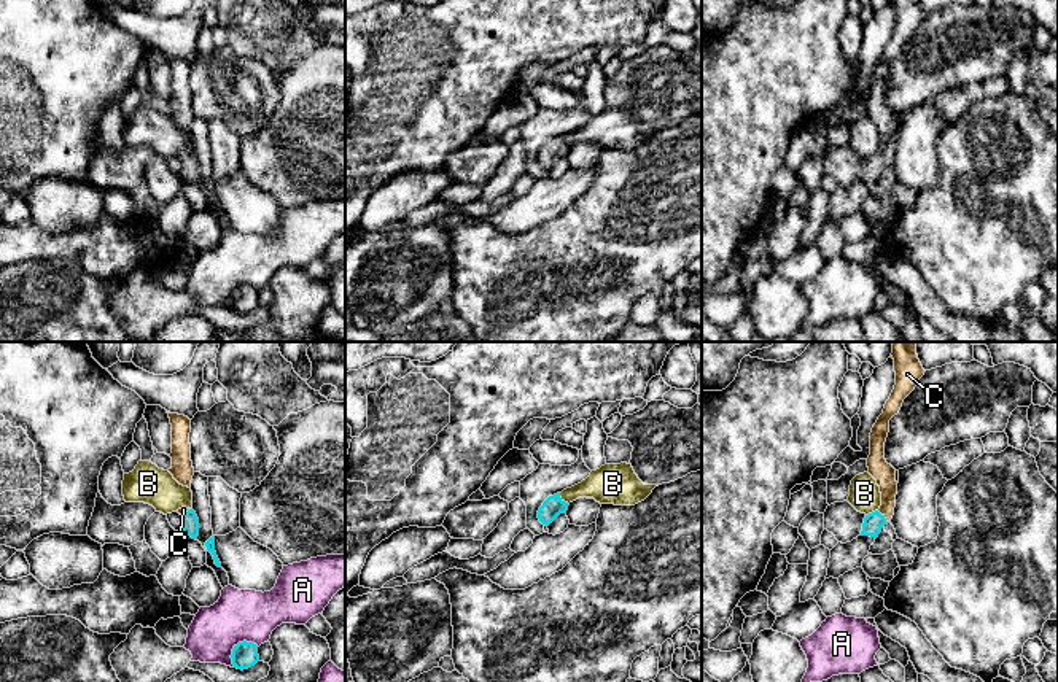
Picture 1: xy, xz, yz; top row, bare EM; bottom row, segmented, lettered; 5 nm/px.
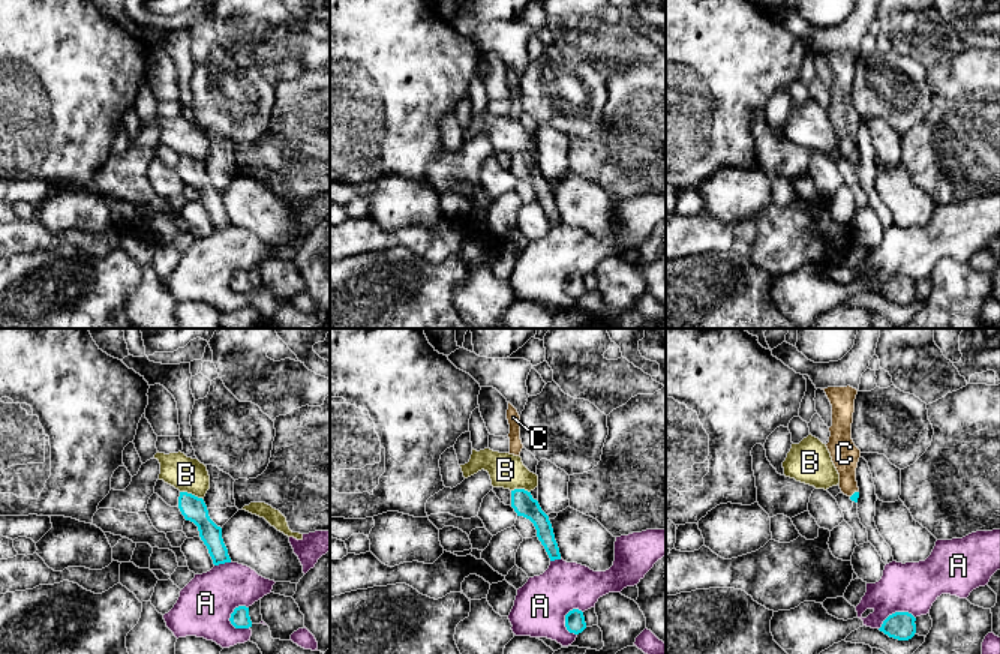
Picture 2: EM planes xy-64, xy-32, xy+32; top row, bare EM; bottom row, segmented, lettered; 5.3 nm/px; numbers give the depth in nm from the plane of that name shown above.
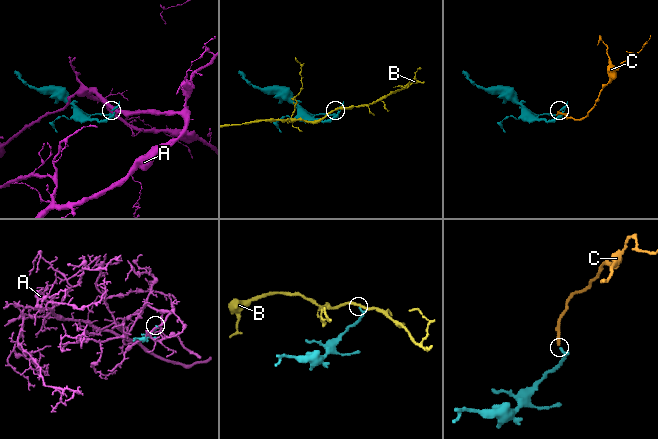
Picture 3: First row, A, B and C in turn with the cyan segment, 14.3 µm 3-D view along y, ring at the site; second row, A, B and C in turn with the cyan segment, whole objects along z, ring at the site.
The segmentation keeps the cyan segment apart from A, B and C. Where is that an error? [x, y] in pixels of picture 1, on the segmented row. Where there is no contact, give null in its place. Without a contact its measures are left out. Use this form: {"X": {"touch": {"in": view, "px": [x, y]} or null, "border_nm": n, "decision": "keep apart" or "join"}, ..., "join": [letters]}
{"A": {"touch": {"in": "xy", "px": [236, 646]}, "border_nm": 170, "decision": "keep apart"}, "B": {"touch": {"in": "xz", "px": [564, 501]}, "border_nm": 80, "decision": "keep apart"}, "C": {"touch": {"in": "yz", "px": [883, 517]}, "border_nm": 80, "decision": "join"}, "join": ["C"]}

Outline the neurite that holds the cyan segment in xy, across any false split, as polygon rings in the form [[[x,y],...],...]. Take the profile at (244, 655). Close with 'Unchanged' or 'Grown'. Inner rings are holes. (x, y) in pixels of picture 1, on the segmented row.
[[[247,641],[239,642],[237,645],[234,645],[231,658],[234,668],[242,671],[248,669],[259,661],[258,645]]]. Unchanged

